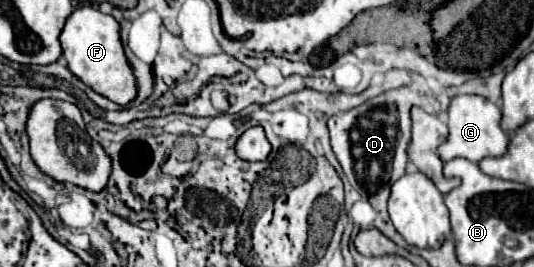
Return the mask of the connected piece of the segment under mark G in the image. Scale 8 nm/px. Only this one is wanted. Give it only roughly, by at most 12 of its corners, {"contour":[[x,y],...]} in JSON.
{"contour":[[470,94],[448,106],[438,156],[480,162],[502,156],[500,108]]}

